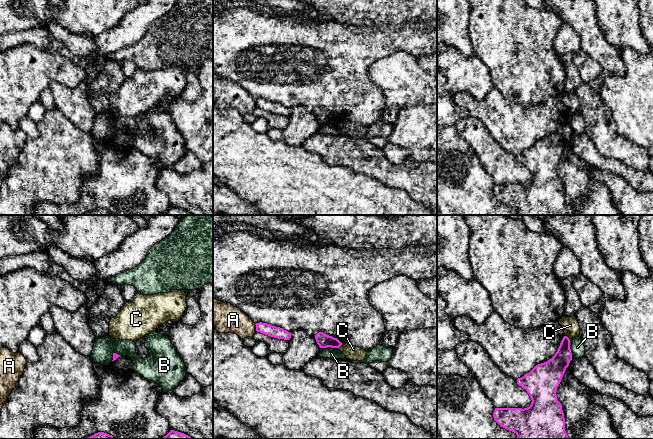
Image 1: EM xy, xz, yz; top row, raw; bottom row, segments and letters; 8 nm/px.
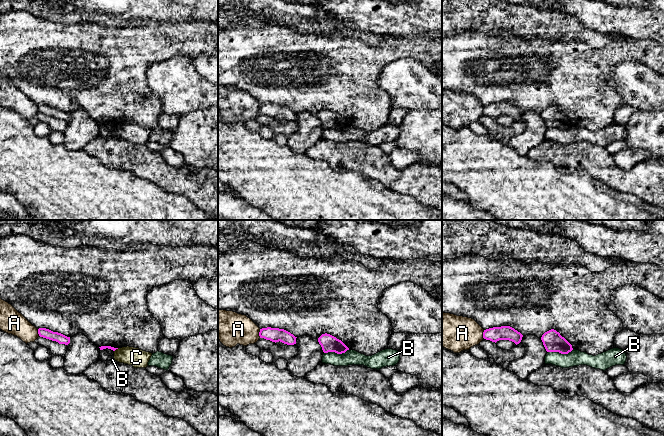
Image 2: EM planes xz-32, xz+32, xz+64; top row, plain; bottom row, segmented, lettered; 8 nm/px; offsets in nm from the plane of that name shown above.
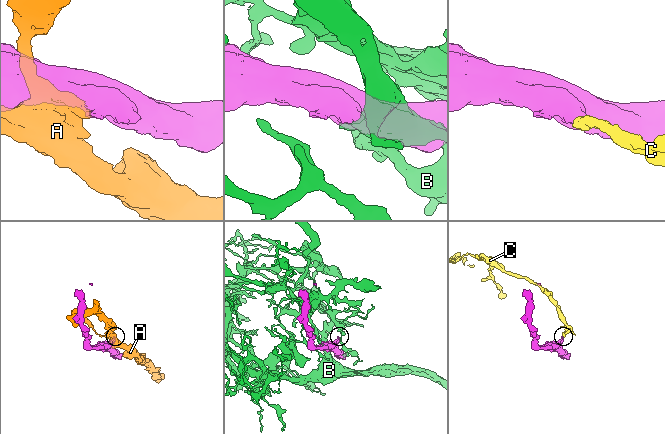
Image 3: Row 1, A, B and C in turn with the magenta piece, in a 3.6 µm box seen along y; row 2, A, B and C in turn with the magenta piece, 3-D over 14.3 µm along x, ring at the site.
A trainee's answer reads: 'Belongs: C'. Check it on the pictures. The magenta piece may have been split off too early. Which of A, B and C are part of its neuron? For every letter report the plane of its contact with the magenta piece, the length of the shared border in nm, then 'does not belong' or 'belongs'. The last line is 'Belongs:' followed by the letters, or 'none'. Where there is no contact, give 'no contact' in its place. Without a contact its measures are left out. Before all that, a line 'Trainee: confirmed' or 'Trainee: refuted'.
Trainee: refuted
A: xz | 60 nm | does not belong
B: yz | 150 nm | does not belong
C: xz | 60 nm | does not belong
Belongs: none

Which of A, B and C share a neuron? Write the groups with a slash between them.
A / B / C

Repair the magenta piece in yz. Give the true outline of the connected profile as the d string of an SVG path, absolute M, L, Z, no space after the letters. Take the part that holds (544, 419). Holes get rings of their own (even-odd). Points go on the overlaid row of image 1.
M564 336L555 355L547 362L536 365L529 373L517 379L517 384L527 391L532 402L527 408L495 408L494 420L503 428L514 432L517 439L570 439L565 431L562 405L556 390L572 360L570 339Z

